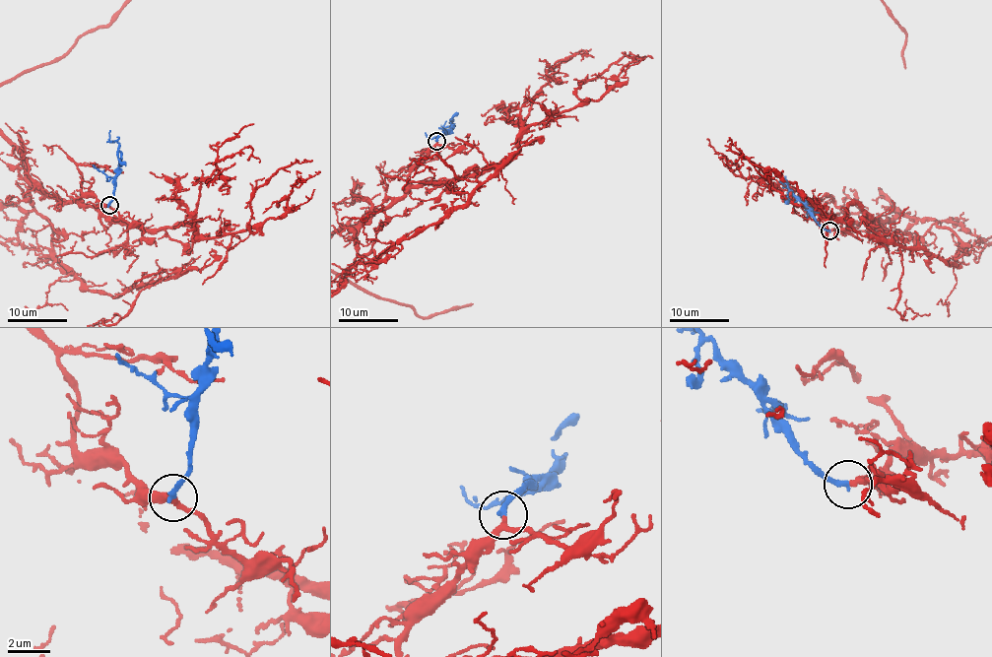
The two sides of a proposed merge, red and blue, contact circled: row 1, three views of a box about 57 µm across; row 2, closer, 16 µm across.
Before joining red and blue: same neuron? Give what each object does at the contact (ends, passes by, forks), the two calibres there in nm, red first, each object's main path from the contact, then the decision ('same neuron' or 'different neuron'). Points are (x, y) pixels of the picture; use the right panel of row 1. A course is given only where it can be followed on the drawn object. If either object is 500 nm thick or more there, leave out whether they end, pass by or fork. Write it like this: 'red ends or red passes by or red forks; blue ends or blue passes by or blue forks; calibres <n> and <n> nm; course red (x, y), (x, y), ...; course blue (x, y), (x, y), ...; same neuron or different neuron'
red passes by; blue ends; calibres 240 and 260 nm; course blue (830, 229), (821, 226), (786, 185), (785, 175); same neuron

